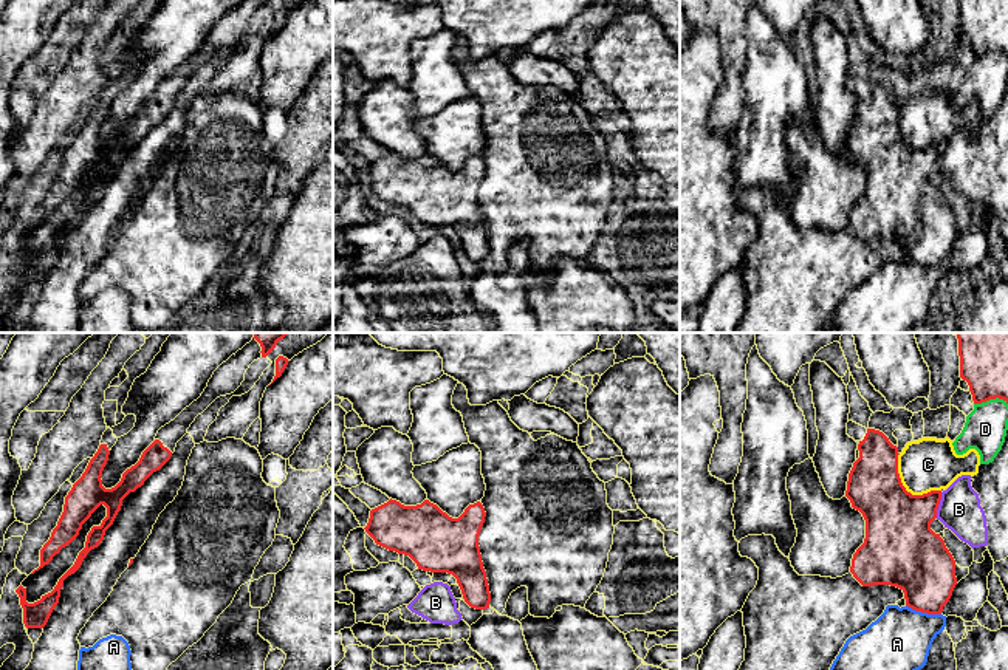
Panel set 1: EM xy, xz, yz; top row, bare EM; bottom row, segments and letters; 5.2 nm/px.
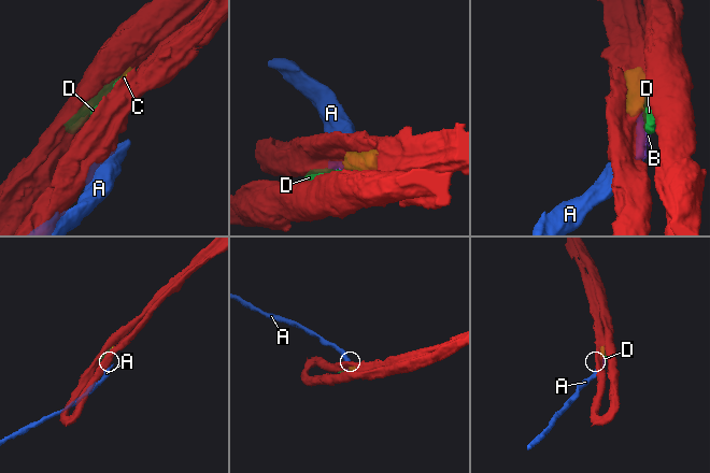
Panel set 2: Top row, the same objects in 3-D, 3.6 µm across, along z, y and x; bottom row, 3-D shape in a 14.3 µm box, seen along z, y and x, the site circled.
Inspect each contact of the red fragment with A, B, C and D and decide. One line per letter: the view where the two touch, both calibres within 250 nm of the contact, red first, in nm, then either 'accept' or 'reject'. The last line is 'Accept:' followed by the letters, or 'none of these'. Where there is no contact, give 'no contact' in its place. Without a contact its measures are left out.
A: yz | 320/340 nm | reject
B: yz | 340/220 nm | reject
C: yz | 340/280 nm | reject
D: yz | 240/220 nm | reject
Accept: none of these

